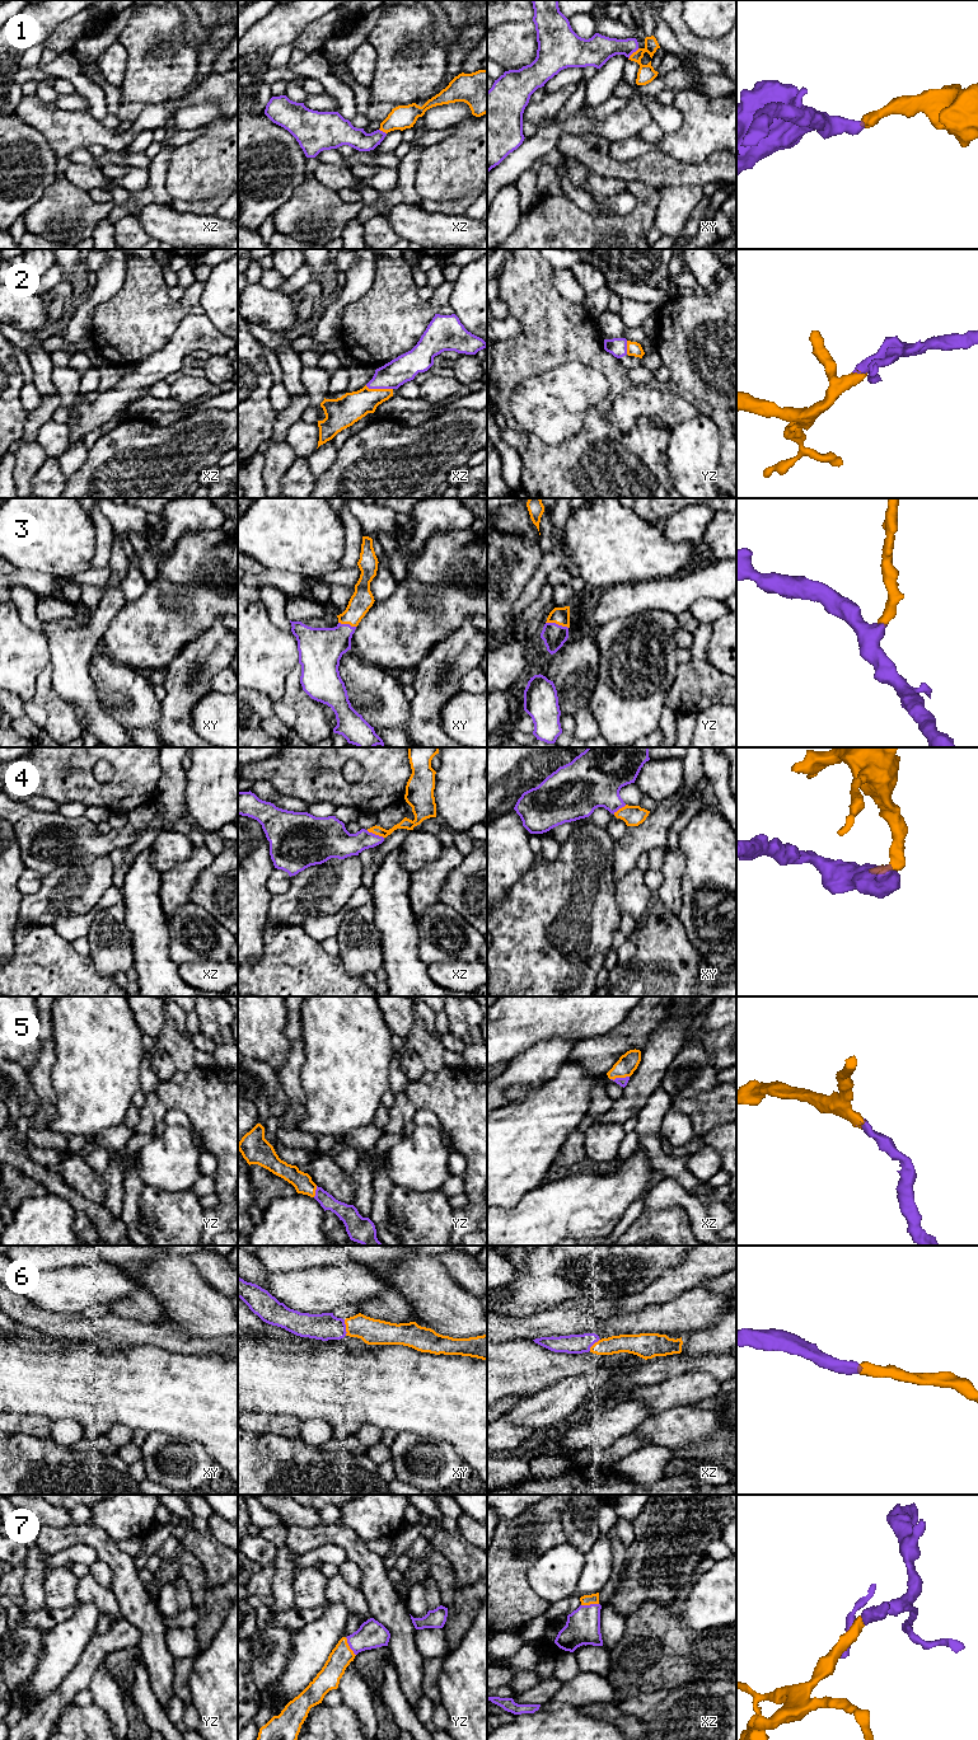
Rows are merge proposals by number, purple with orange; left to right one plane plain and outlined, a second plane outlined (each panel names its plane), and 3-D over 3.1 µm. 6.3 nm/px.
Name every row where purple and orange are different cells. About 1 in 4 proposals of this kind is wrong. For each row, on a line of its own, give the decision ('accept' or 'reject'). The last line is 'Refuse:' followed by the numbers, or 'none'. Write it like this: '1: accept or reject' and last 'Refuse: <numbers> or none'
1: accept
2: accept
3: accept
4: accept
5: accept
6: accept
7: accept
Refuse: none

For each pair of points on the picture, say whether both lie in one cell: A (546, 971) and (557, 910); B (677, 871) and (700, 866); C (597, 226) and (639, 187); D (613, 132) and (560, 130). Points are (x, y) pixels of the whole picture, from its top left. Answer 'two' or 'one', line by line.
A: one
B: two
C: one
D: one

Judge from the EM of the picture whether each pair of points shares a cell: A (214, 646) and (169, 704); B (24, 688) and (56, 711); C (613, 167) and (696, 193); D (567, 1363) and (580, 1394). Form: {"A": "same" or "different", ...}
{"A": "same", "B": "different", "C": "different", "D": "different"}

